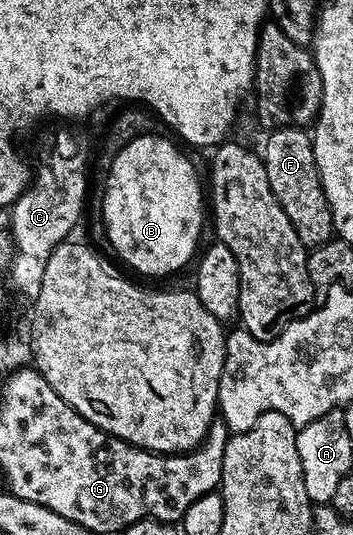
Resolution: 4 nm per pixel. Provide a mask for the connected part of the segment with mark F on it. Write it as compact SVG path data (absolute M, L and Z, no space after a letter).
M283 126L271 131L267 137L264 150L262 149L266 180L270 180L270 188L282 212L286 212L290 224L294 224L294 232L298 232L298 240L302 240L306 248L329 242L334 236L332 213L314 160L316 148L311 133L298 126Z

